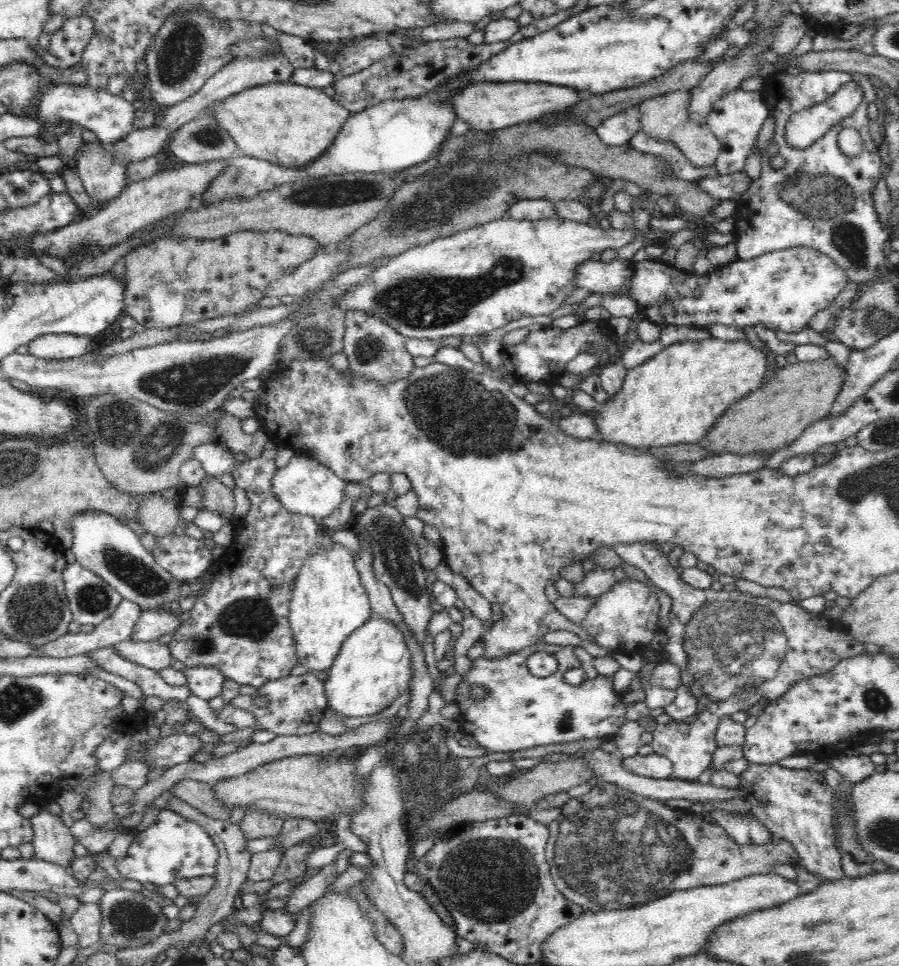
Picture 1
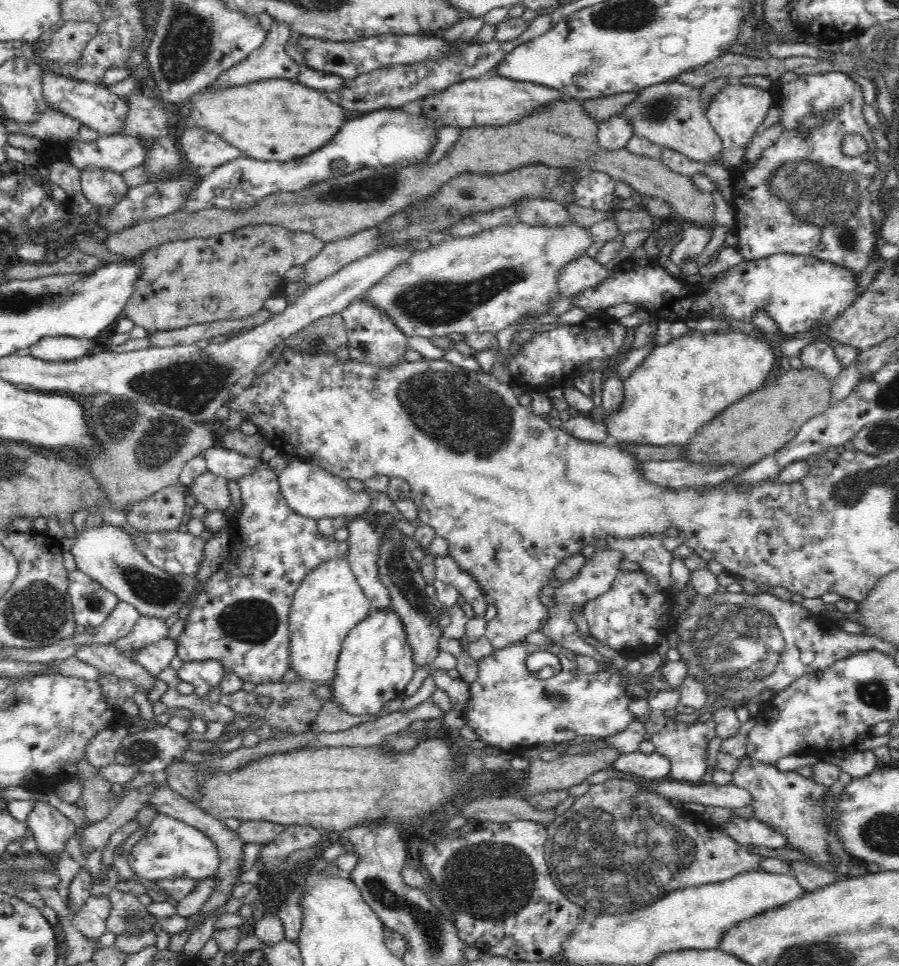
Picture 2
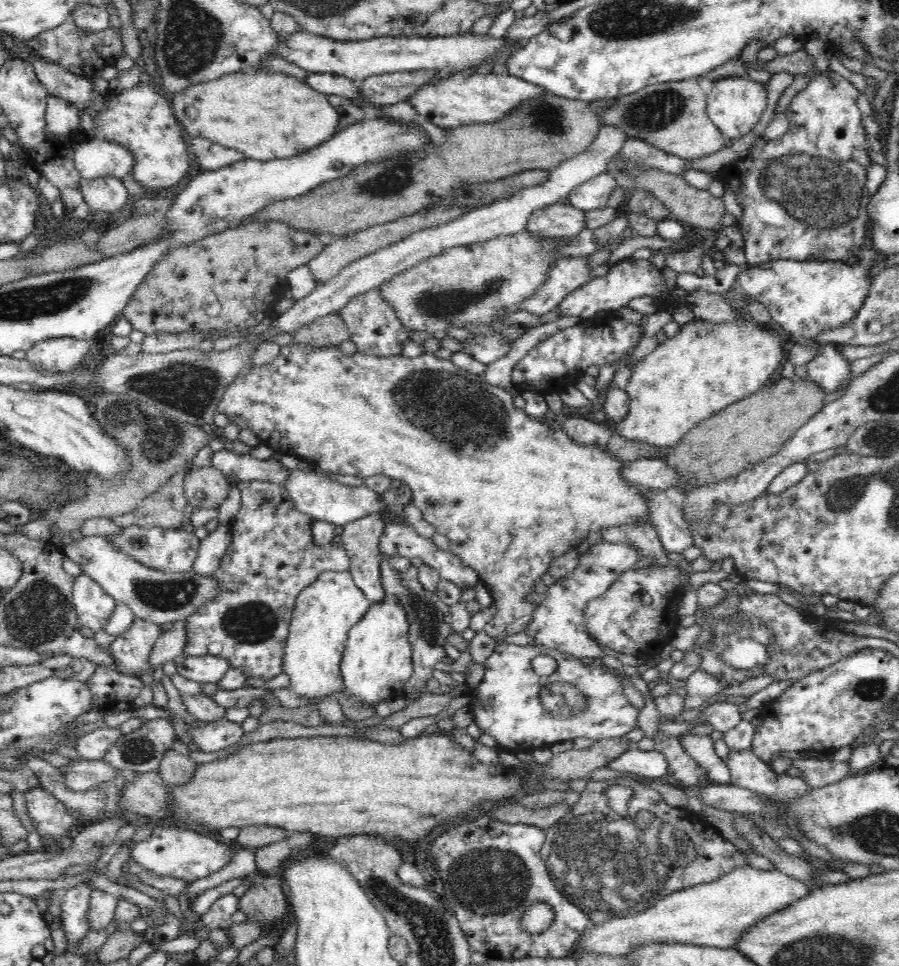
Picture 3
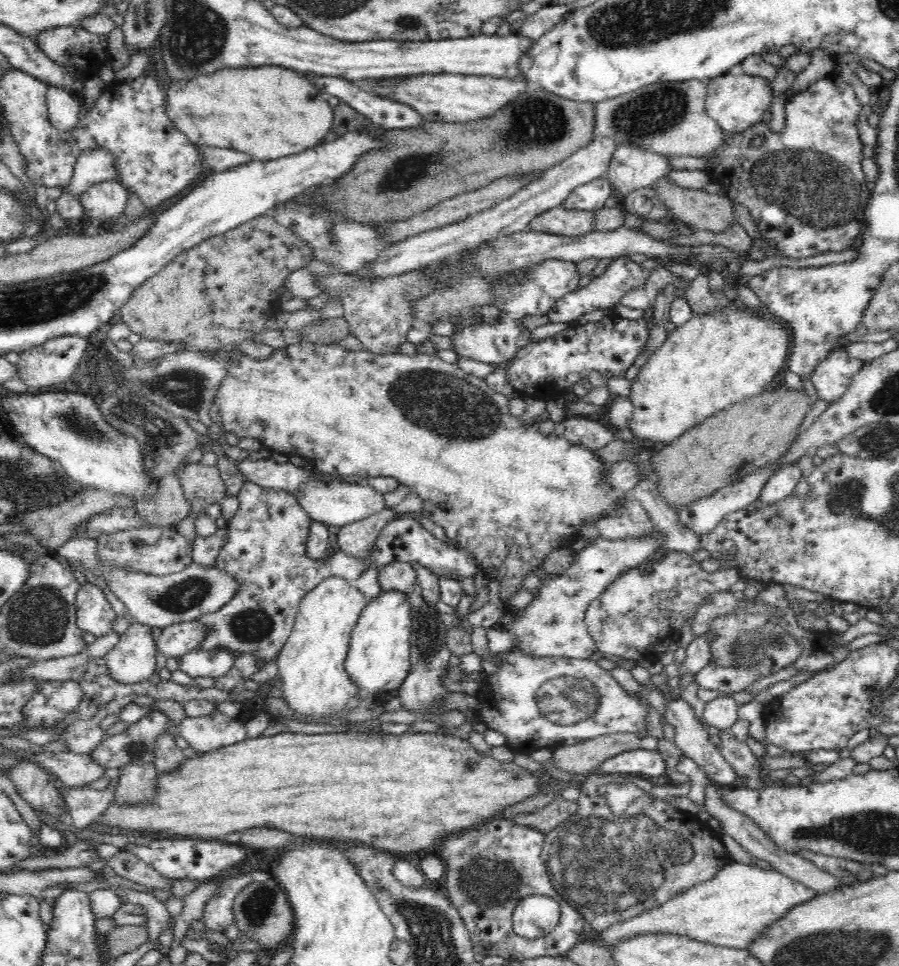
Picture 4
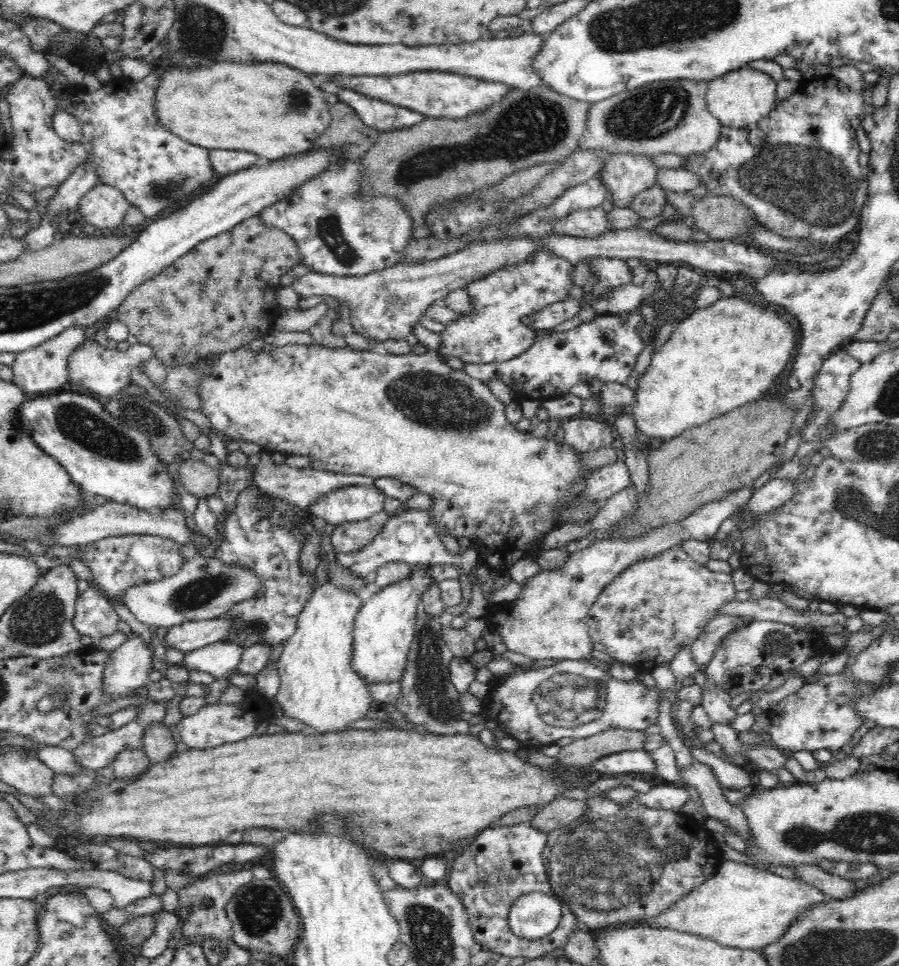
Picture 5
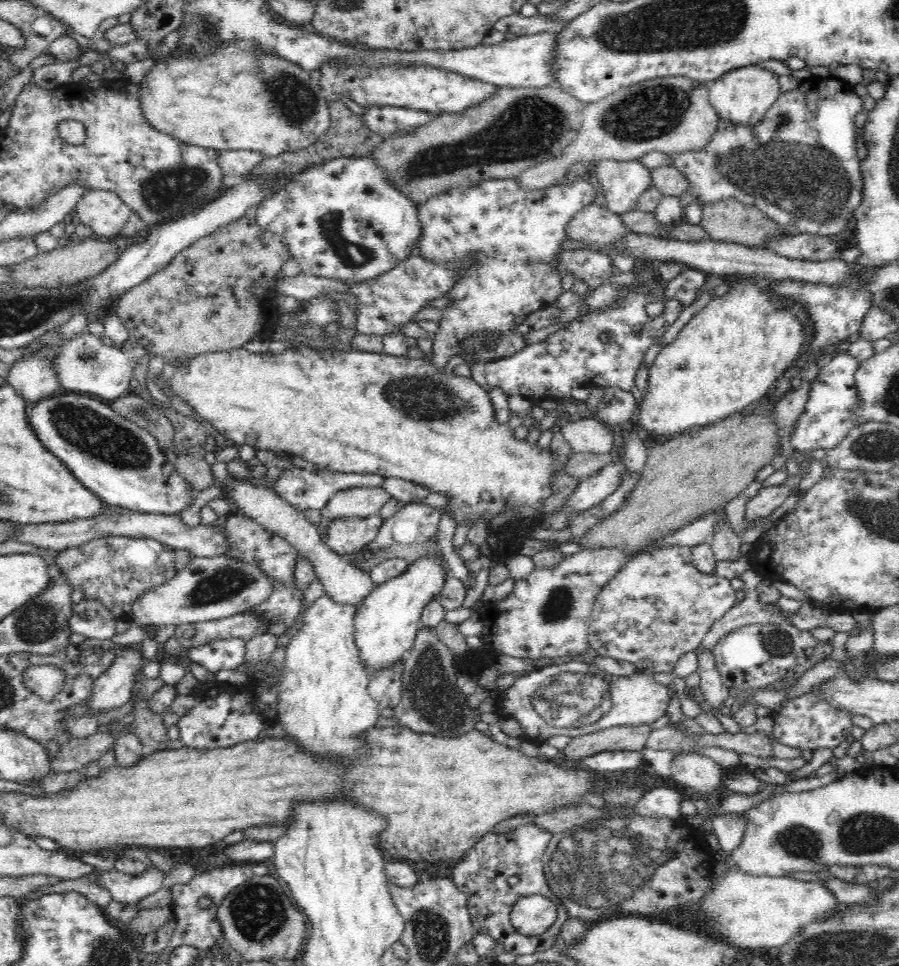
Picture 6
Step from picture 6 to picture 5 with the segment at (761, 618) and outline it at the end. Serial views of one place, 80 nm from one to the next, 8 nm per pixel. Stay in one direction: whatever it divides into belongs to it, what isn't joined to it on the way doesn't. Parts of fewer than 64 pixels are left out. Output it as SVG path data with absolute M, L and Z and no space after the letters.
M718 615L708 622L700 638L690 646L691 654L699 668L707 666L714 658L714 653L719 647L723 638L736 628L742 620L753 620L742 615Z

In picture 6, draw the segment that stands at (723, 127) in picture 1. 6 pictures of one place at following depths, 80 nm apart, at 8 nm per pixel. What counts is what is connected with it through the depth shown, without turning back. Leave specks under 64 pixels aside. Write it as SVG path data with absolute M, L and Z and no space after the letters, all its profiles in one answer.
M760 65L740 67L713 81L707 81L709 99L719 117L744 126L754 126L780 96L778 75Z

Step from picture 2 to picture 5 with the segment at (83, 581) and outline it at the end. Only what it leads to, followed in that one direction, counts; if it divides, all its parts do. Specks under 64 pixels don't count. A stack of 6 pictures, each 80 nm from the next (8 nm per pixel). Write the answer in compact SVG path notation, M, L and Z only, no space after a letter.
M90 585L76 600L74 628L82 636L100 640L118 631L118 614L110 601Z

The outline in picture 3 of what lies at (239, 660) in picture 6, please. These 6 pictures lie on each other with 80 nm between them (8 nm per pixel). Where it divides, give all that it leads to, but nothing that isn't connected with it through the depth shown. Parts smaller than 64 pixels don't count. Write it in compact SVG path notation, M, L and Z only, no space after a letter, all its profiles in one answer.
M188 656L177 668L177 679L199 682L199 684L218 684L231 668L222 656Z

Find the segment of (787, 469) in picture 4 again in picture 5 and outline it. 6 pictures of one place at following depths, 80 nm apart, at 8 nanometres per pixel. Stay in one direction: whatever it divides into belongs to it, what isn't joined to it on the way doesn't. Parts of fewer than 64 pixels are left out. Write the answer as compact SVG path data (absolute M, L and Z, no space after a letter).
M770 479L760 488L754 490L747 500L745 510L751 514L766 514L786 504L794 496L797 481L792 479Z

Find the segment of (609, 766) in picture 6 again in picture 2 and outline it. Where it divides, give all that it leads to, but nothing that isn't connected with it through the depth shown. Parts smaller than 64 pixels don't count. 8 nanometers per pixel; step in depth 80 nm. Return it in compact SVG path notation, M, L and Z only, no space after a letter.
M639 750L633 753L621 754L612 764L620 772L630 772L650 780L662 780L669 776L671 762L659 752L650 754Z

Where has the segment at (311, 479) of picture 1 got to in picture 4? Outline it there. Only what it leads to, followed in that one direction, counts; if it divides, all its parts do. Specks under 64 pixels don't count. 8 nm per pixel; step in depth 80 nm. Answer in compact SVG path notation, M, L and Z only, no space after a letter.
M310 480L300 486L300 490L294 494L298 503L310 515L312 521L318 521L332 526L346 526L351 522L358 522L368 518L371 514L386 508L385 495L378 492L366 483L346 483L346 482L320 482Z

